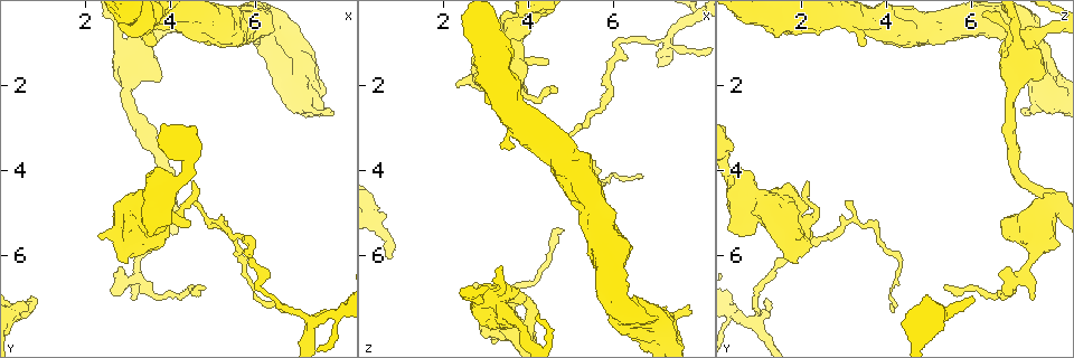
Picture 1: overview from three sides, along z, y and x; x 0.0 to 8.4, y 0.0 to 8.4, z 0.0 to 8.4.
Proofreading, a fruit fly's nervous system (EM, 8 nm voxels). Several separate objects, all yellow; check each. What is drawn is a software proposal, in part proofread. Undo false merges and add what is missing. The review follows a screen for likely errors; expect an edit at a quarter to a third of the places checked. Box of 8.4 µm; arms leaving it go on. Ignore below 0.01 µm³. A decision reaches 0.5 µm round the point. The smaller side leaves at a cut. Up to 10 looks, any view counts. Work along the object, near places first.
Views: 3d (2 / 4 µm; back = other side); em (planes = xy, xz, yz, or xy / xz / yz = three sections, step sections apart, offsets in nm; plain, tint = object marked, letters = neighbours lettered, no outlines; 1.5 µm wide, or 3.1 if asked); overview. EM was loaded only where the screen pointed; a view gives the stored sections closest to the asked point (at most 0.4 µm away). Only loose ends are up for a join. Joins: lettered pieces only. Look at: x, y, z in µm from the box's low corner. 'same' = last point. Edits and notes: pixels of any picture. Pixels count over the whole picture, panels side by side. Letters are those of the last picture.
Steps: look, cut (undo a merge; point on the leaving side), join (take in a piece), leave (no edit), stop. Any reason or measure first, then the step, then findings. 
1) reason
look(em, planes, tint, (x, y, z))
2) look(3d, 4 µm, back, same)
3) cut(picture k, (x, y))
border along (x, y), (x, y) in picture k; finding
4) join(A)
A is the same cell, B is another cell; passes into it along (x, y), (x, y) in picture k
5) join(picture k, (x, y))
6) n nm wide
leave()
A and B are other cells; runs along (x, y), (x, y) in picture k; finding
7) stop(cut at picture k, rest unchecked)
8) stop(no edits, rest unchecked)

thick end
look(3d, 4 µm, (7.80, 2.70, 7.25))

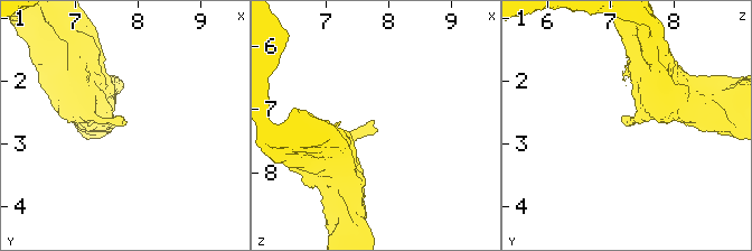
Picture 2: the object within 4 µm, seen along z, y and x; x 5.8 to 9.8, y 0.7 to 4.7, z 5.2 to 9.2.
look(em, xz, step 4, tint, (7.75, 2.70, 7.20))

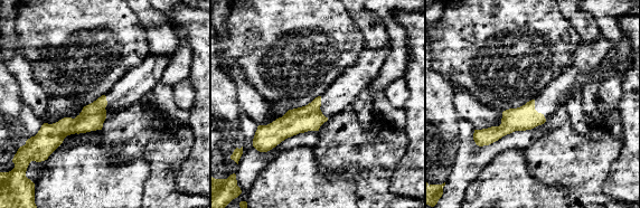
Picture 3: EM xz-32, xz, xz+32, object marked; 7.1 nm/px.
look(em, planes, letters, same)

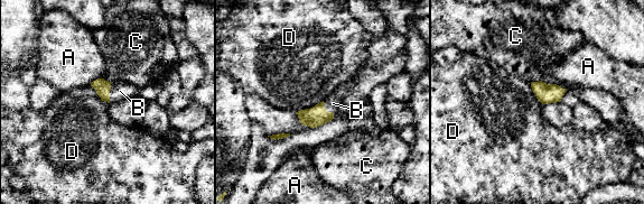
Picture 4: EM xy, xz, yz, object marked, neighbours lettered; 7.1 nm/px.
join(B)
B is the same cell, A, C and D are other cells; it goes on there

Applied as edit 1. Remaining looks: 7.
see it whole again
look(overview)

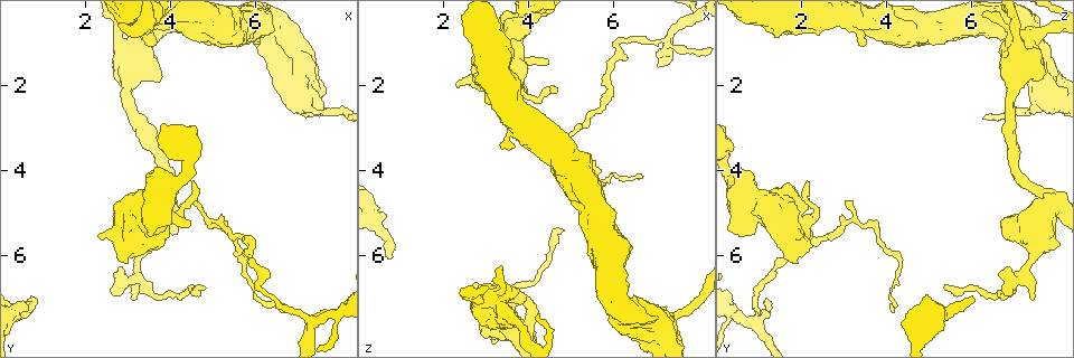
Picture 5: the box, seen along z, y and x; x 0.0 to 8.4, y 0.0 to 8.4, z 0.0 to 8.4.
free end
look(3d, 4 µm, (3.70, 1.05, 3.40))

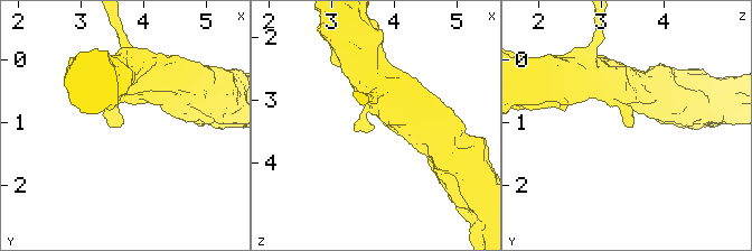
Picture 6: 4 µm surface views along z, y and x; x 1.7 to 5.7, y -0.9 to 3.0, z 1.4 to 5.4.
need the tissue
look(em, yz, step 4, letters, (3.65, 1.05, 3.40))

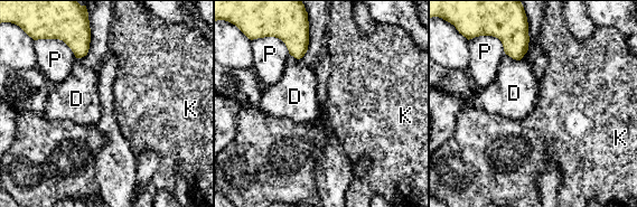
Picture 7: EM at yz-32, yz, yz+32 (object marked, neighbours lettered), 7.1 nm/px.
leave()
D, K and P are other cells; border along (505, 53), (520, 60) in picture 7; none of them fits

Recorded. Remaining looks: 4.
free end
look(3d, 4 µm, back, (2.70, 6.85, 6.80))

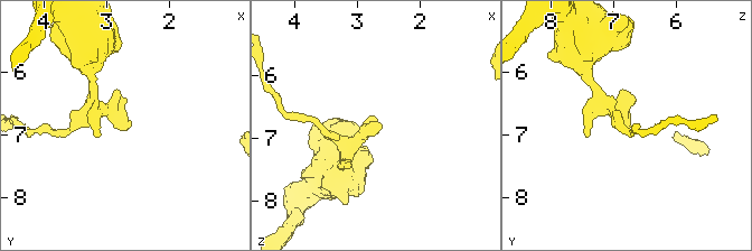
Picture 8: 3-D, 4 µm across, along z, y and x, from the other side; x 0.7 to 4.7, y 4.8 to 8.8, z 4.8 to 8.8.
shape alone is not enough
look(em, xy, step 4, letters, (2.70, 6.85, 6.70))

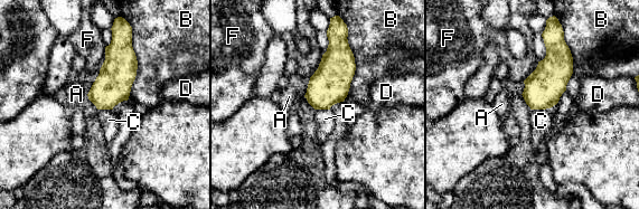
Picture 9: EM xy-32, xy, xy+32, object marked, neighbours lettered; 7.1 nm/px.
leave()
A, B, C, D and F are other cells; none of them fits

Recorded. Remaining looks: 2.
stop(join at picture 4, rest unchecked)

